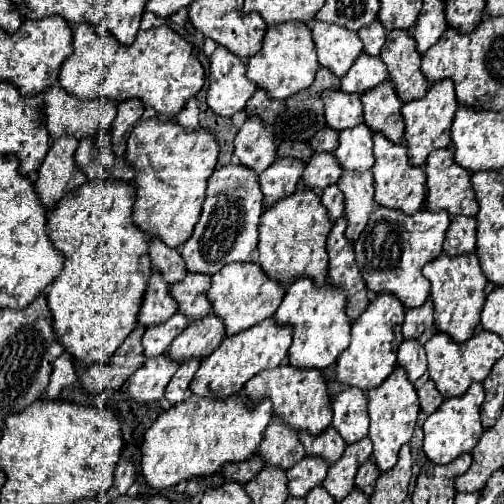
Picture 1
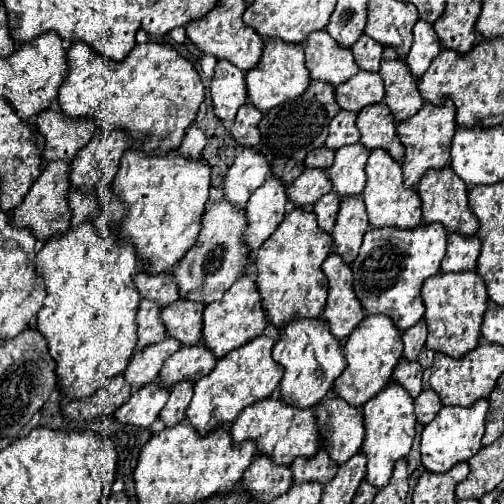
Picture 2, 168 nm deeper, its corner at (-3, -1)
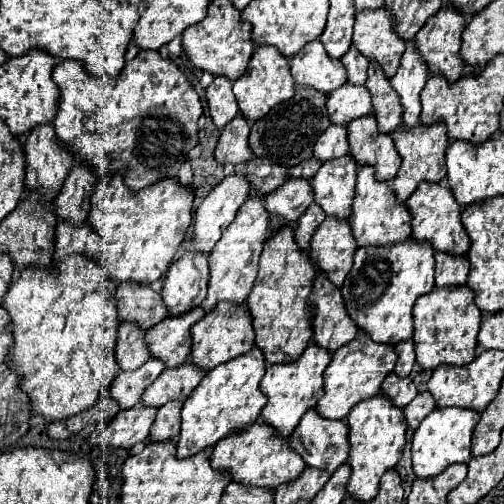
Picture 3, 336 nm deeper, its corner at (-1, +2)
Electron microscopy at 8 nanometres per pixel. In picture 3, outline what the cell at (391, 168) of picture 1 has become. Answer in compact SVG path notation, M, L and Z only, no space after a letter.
M361 165L357 173L357 187L355 187L355 201L353 213L349 217L353 235L359 247L365 245L385 245L385 243L399 243L409 237L409 209L403 203L397 203L395 193L389 181L379 181L375 177L375 169L371 165Z

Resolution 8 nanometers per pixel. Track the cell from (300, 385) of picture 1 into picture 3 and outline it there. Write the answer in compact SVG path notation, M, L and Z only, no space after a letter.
M257 419L253 425L239 429L237 433L231 433L231 437L227 439L221 439L213 447L211 465L219 471L229 471L233 481L271 489L291 479L297 479L299 473L305 469L305 461L301 461L301 457L297 457L297 453L289 449L289 437L277 435L277 431L263 419Z

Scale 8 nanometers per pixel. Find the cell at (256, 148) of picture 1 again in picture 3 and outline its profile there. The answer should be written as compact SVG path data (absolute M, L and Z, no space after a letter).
M231 173L205 197L195 211L195 251L211 251L221 233L229 227L241 205L251 195L251 183L245 175Z

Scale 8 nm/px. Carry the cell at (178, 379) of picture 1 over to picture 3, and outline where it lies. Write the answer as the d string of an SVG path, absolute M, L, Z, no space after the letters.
M169 401L163 407L159 407L155 423L149 433L149 441L165 441L165 439L177 439L179 437L179 425L181 425L181 401Z

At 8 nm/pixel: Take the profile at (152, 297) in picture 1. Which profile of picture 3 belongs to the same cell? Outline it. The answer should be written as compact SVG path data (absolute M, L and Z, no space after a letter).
M119 325L115 357L123 371L141 367L151 357L145 345L145 329L137 329L137 325Z

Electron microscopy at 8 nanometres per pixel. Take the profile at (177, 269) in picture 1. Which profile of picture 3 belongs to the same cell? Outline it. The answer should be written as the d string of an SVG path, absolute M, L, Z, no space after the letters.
M119 283L115 297L121 321L137 321L143 329L149 329L167 317L161 295L149 285Z

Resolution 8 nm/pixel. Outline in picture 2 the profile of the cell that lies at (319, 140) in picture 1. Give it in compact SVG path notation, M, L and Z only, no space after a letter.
M319 148L305 158L305 168L329 168L333 164L333 154L329 148Z

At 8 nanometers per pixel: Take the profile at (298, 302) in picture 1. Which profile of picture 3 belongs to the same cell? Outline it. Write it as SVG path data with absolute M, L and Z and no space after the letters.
M309 343L297 361L267 367L267 373L261 381L261 391L269 397L269 401L261 415L265 421L269 421L269 425L275 427L277 433L291 435L297 423L301 421L303 413L317 405L323 393L323 371L327 369L329 361L331 361L331 353L327 349Z

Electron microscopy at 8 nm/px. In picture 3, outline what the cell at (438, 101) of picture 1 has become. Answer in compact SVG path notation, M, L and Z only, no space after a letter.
M415 125L413 129L399 127L391 137L393 137L395 149L401 153L401 159L403 159L391 187L397 195L397 201L405 203L407 197L417 189L421 181L441 181L445 177L447 173L445 151L449 147L449 137L445 133L445 125Z

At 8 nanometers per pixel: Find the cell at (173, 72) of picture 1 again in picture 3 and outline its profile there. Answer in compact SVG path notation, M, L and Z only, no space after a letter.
M141 49L135 59L125 63L119 77L93 77L81 61L61 61L53 69L53 81L59 85L57 117L53 121L57 137L67 143L75 155L97 167L97 173L103 173L105 177L111 177L119 169L129 169L125 183L133 191L163 177L177 177L179 167L197 145L197 121L203 113L199 95L181 69L171 59L163 59L159 51Z

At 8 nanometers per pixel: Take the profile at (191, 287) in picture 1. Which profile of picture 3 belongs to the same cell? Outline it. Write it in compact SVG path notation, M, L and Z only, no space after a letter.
M193 307L181 317L165 317L161 323L147 331L147 343L153 357L165 361L167 367L177 367L187 361L191 353L191 327L203 319L205 311Z

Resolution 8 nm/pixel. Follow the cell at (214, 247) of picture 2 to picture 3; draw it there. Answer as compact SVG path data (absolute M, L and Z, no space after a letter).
M193 249L185 251L177 261L171 263L161 291L169 315L179 315L201 305L209 283L207 263L209 253L195 253Z

